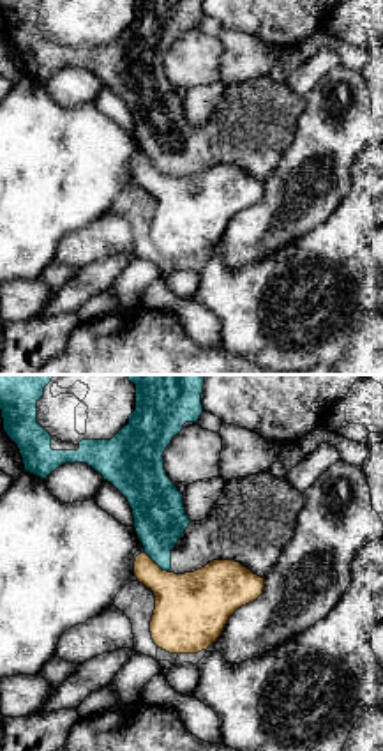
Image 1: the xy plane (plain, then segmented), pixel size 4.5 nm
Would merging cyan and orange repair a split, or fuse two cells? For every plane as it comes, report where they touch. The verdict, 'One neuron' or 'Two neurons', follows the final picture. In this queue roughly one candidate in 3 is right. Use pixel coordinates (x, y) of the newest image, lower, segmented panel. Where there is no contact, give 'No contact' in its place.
Touches cyan at (157, 564)

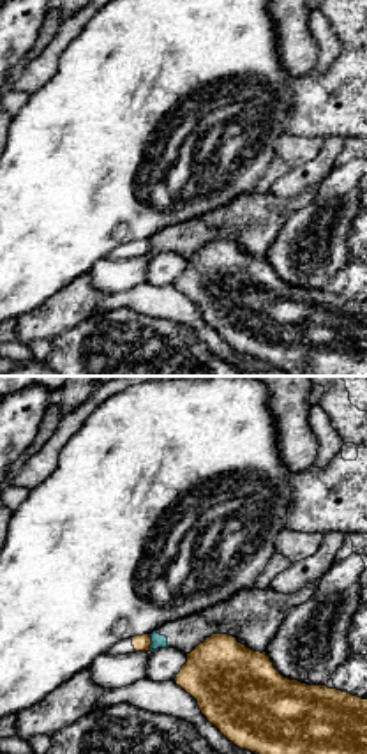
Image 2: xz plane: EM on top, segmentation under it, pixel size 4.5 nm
Touches cyan at (152, 643)

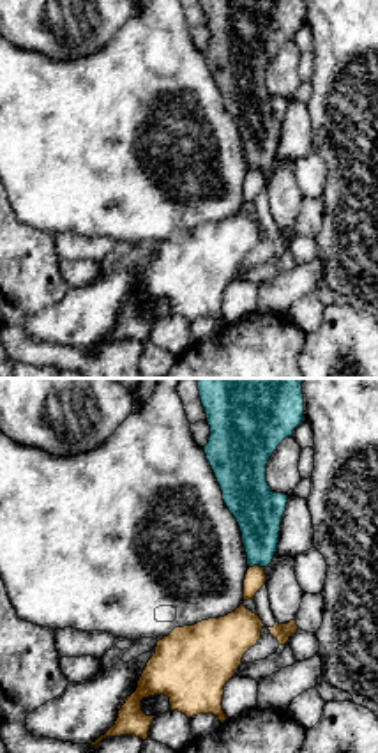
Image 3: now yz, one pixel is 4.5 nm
Touches cyan at (257, 564)

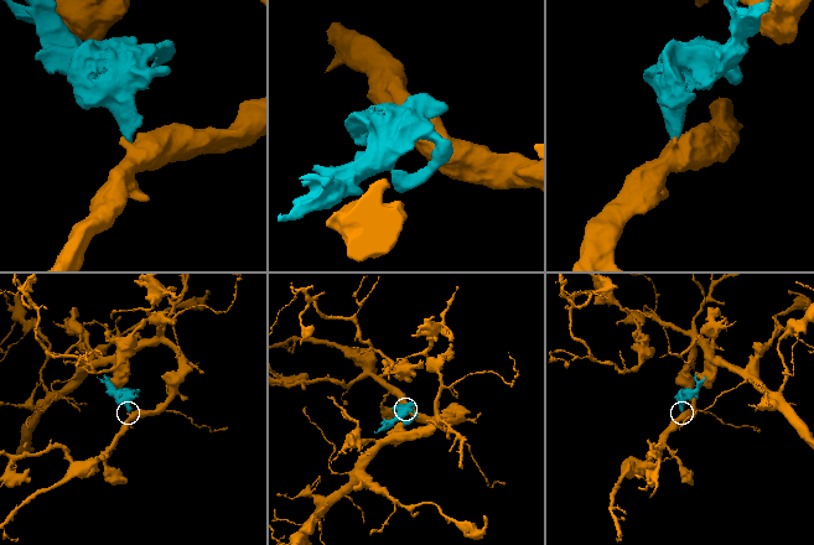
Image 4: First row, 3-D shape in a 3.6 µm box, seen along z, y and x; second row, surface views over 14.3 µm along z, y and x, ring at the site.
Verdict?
Two neurons

